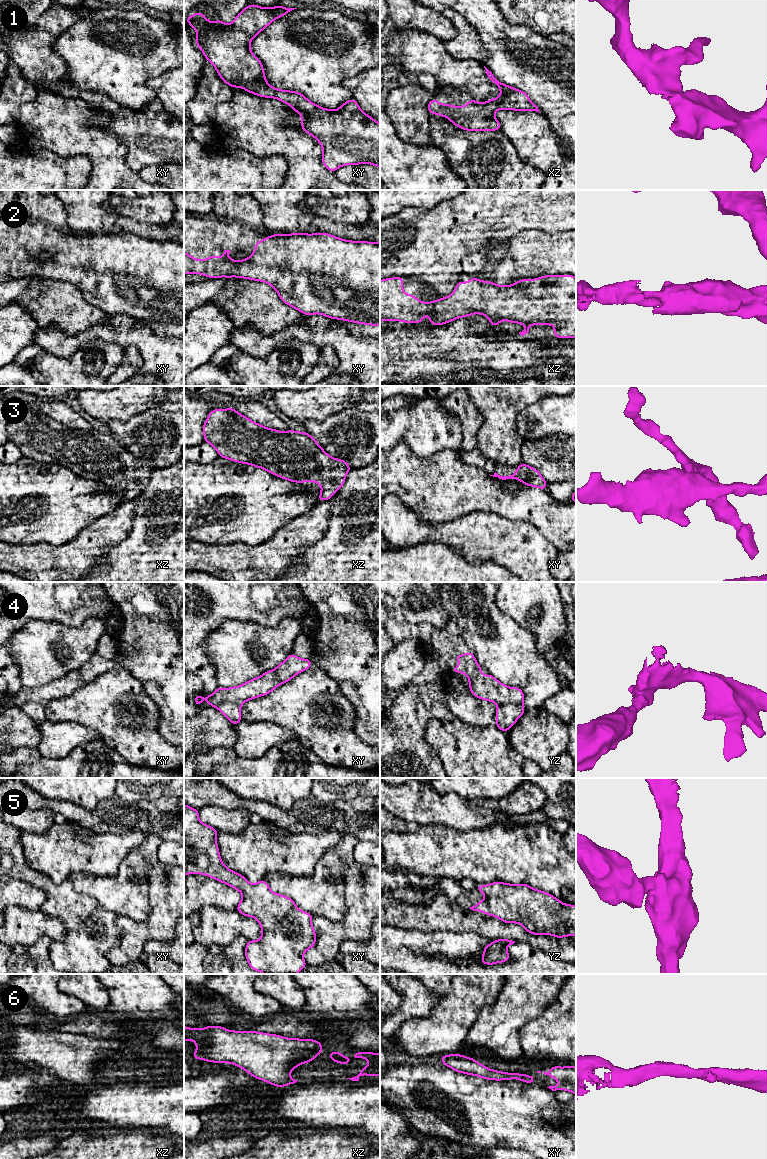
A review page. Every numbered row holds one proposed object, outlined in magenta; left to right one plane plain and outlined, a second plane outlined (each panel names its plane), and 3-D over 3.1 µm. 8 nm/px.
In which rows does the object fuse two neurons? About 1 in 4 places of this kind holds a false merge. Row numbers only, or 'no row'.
4

